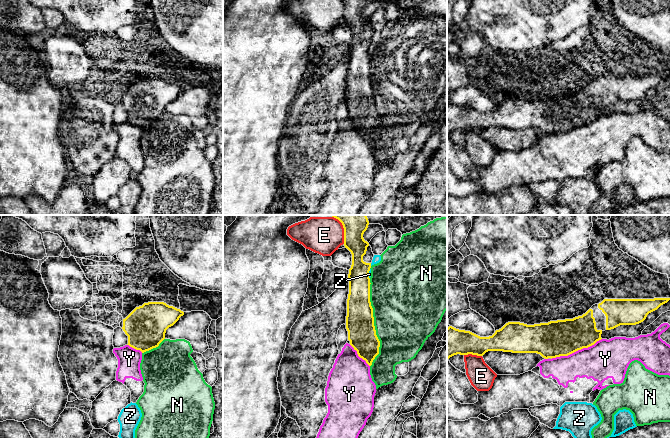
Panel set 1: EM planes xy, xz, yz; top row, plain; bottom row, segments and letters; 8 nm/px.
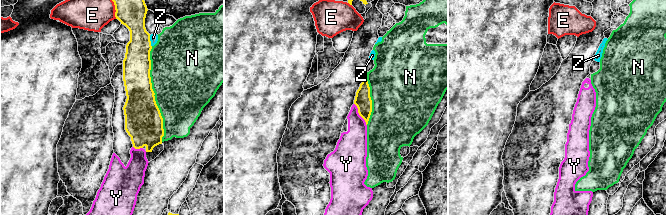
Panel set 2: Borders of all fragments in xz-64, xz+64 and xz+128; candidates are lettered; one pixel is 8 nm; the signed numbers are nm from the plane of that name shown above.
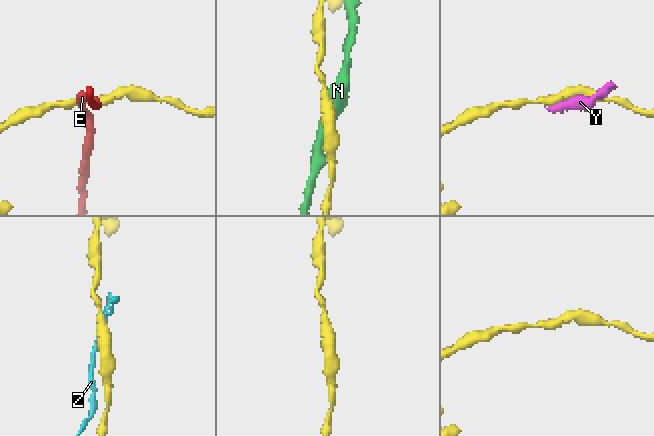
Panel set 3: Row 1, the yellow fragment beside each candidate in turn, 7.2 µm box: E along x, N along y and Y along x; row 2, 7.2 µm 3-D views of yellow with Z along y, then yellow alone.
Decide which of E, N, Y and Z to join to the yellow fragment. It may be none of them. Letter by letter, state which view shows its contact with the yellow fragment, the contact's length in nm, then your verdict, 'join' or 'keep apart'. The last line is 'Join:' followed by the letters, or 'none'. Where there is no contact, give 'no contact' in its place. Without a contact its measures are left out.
E: meets yellow in yz; contact 140 nm long; keep apart
N: meets yellow in xz; contact 700 nm long; keep apart
Y: meets yellow in yz; contact 440 nm long; keep apart
Z: meets yellow in xz; contact 30 nm long; keep apart
Join: none

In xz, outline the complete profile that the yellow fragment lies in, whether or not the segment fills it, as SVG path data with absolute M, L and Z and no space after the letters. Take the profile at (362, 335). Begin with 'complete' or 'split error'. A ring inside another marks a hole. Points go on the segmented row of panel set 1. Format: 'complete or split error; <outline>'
complete; M332 215L338 219L344 228L344 246L352 254L352 265L349 269L349 294L347 299L346 329L350 345L357 351L360 358L371 366L375 357L379 354L380 341L376 335L374 326L373 308L370 302L370 278L371 263L363 261L369 243L364 240L363 234L367 230L369 221L366 215Z

